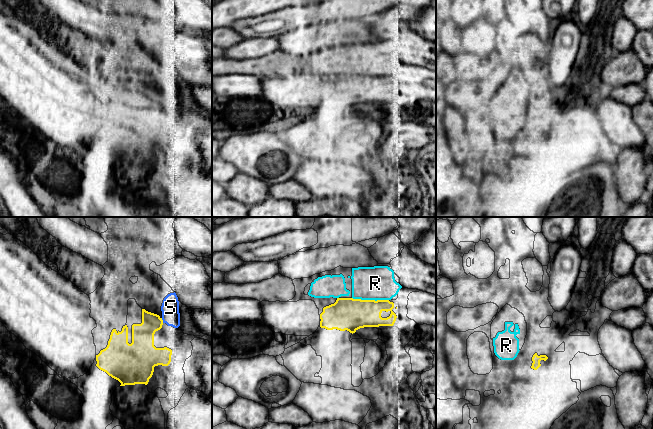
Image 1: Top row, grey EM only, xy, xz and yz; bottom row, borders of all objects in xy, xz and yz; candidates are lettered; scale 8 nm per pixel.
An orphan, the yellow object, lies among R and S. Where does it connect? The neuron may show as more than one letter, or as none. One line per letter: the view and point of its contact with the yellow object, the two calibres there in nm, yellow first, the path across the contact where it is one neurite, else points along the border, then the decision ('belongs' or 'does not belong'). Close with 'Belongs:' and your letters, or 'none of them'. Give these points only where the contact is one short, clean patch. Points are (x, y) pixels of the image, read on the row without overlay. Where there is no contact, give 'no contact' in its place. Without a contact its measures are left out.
R: xz (370, 76) | 260/280 nm | does not belong
S: xy (162, 96) | 180/140 nm | does not belong
Belongs: none of them

